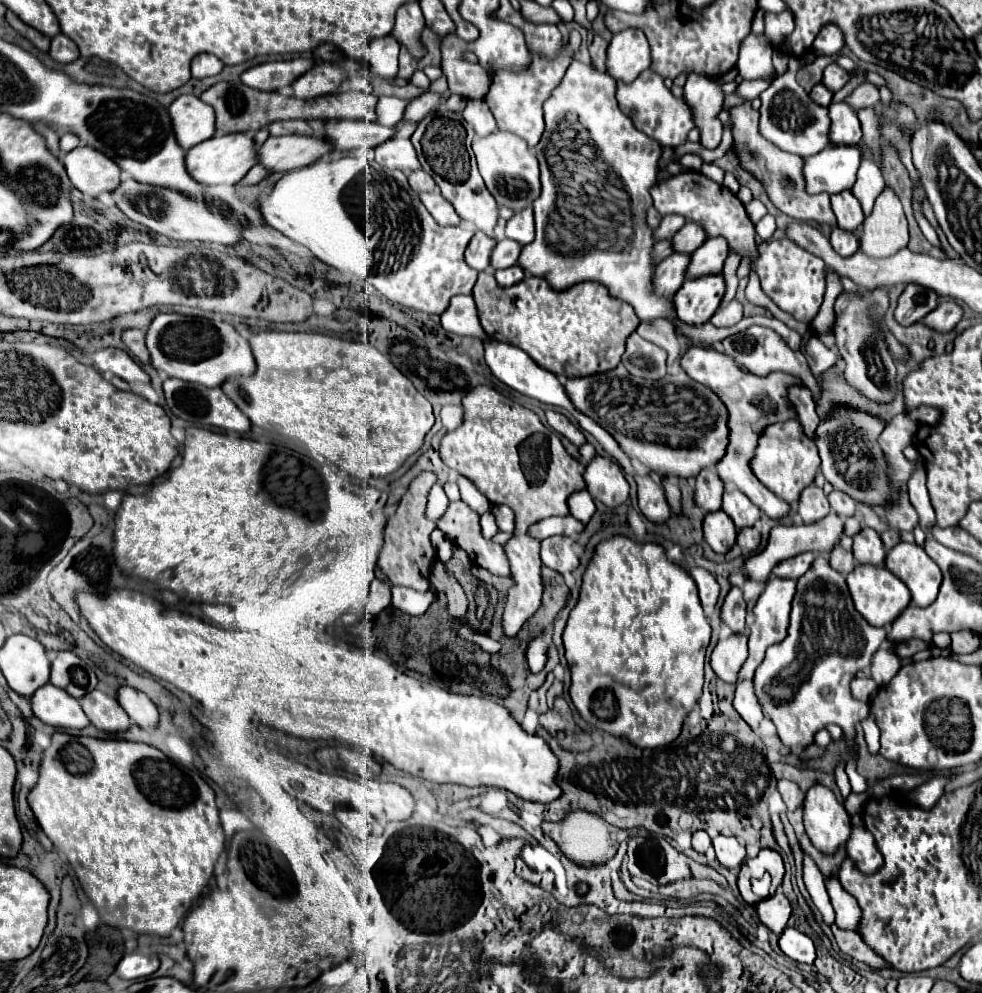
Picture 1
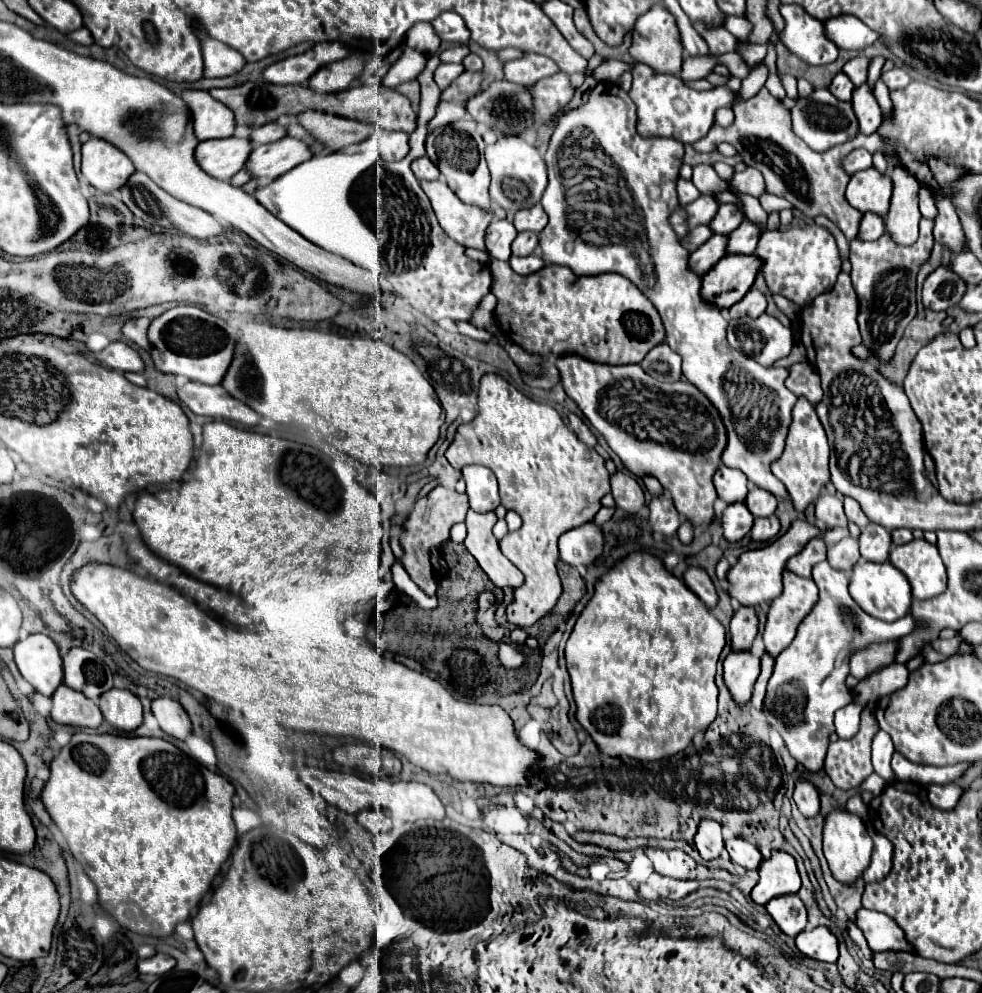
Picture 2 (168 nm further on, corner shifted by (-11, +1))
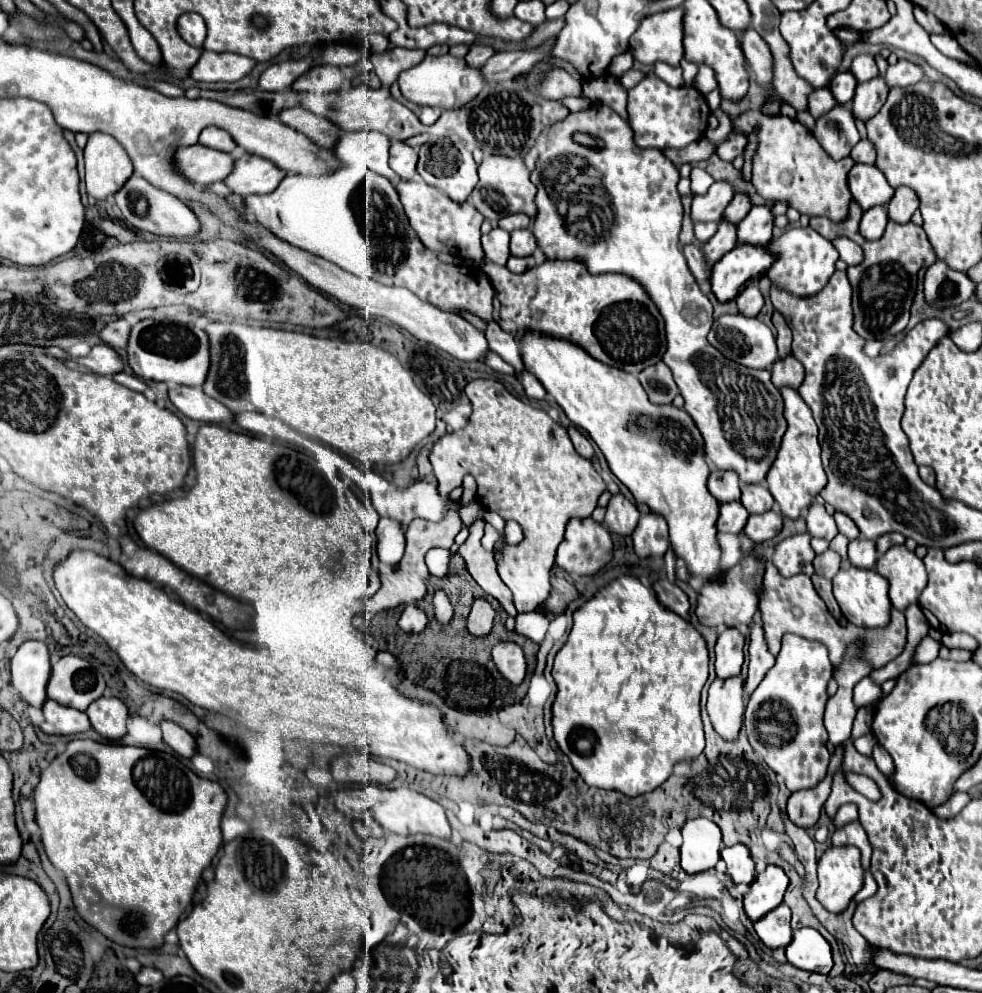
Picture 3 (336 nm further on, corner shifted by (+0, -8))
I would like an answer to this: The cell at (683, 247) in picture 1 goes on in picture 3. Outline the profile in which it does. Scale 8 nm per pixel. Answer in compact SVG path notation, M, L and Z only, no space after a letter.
M736 194L736 198L732 198L732 202L726 206L726 210L722 214L722 220L730 222L730 224L736 224L748 214L750 208L752 208L750 198L744 196L744 194Z

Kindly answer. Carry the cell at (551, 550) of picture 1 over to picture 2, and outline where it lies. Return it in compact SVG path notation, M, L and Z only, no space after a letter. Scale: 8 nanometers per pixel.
M593 521L563 533L559 539L561 559L573 567L593 563L603 553L603 545L603 531Z

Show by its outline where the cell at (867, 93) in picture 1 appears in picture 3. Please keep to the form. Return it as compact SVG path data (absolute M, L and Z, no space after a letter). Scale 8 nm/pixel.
M898 60L898 64L888 66L884 80L890 88L894 88L894 86L912 86L912 84L920 82L922 78L924 78L924 74L918 66L914 66L912 62L906 62L906 60Z

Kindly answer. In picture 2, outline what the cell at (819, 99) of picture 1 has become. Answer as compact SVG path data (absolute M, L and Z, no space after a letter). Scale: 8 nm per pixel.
M839 73L839 75L833 79L831 87L829 87L829 91L831 91L837 99L841 99L841 101L851 101L853 89L855 89L855 85L851 83L851 79L849 79L845 73Z

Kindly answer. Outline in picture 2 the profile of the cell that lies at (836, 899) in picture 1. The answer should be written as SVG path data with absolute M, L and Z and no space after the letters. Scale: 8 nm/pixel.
M857 911L857 927L863 931L871 951L883 953L883 951L907 951L915 953L911 943L905 939L903 929L887 915L879 911Z

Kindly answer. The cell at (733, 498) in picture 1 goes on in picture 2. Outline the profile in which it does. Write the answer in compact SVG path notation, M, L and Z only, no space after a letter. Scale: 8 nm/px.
M755 485L749 487L749 495L745 499L745 505L755 517L769 517L777 509L777 499L773 493L767 493L765 489L759 489Z

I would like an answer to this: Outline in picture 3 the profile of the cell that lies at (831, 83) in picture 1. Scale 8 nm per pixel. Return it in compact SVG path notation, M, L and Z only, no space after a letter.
M860 54L860 56L856 56L848 72L856 78L856 82L858 82L858 84L860 84L860 82L868 82L868 80L876 78L878 70L876 70L874 56L870 56L870 54Z

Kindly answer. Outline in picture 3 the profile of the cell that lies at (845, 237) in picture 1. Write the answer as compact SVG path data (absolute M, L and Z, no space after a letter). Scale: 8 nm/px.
M876 206L870 208L862 214L860 220L860 234L866 240L878 240L884 234L884 228L888 224L888 216L886 216L886 208L884 206Z

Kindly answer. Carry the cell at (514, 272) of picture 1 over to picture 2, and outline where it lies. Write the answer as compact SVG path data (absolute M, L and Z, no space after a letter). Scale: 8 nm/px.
M527 255L527 257L511 257L511 261L509 261L509 265L511 265L511 269L515 271L515 273L519 273L519 275L529 275L529 273L535 273L535 271L539 271L543 265L545 265L545 261L539 257L539 255Z

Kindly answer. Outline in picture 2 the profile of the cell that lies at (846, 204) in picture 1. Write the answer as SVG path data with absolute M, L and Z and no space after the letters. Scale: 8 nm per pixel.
M873 167L851 175L851 181L847 185L847 201L861 213L871 211L877 215L885 215L889 209L891 191L893 191L891 177L875 171Z

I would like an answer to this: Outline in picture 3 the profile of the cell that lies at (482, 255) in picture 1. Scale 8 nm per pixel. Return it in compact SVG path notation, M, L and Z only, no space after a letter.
M494 228L490 234L484 234L482 236L482 248L484 248L486 258L498 266L504 266L508 256L510 256L508 240L510 240L510 234L504 232L502 228Z

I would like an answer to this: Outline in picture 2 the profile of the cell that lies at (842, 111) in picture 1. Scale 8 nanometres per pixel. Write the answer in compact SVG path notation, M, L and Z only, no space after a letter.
M861 85L855 89L853 93L853 111L859 119L859 129L865 135L871 135L879 129L883 115L881 115L881 107L873 95L873 89L869 85Z

